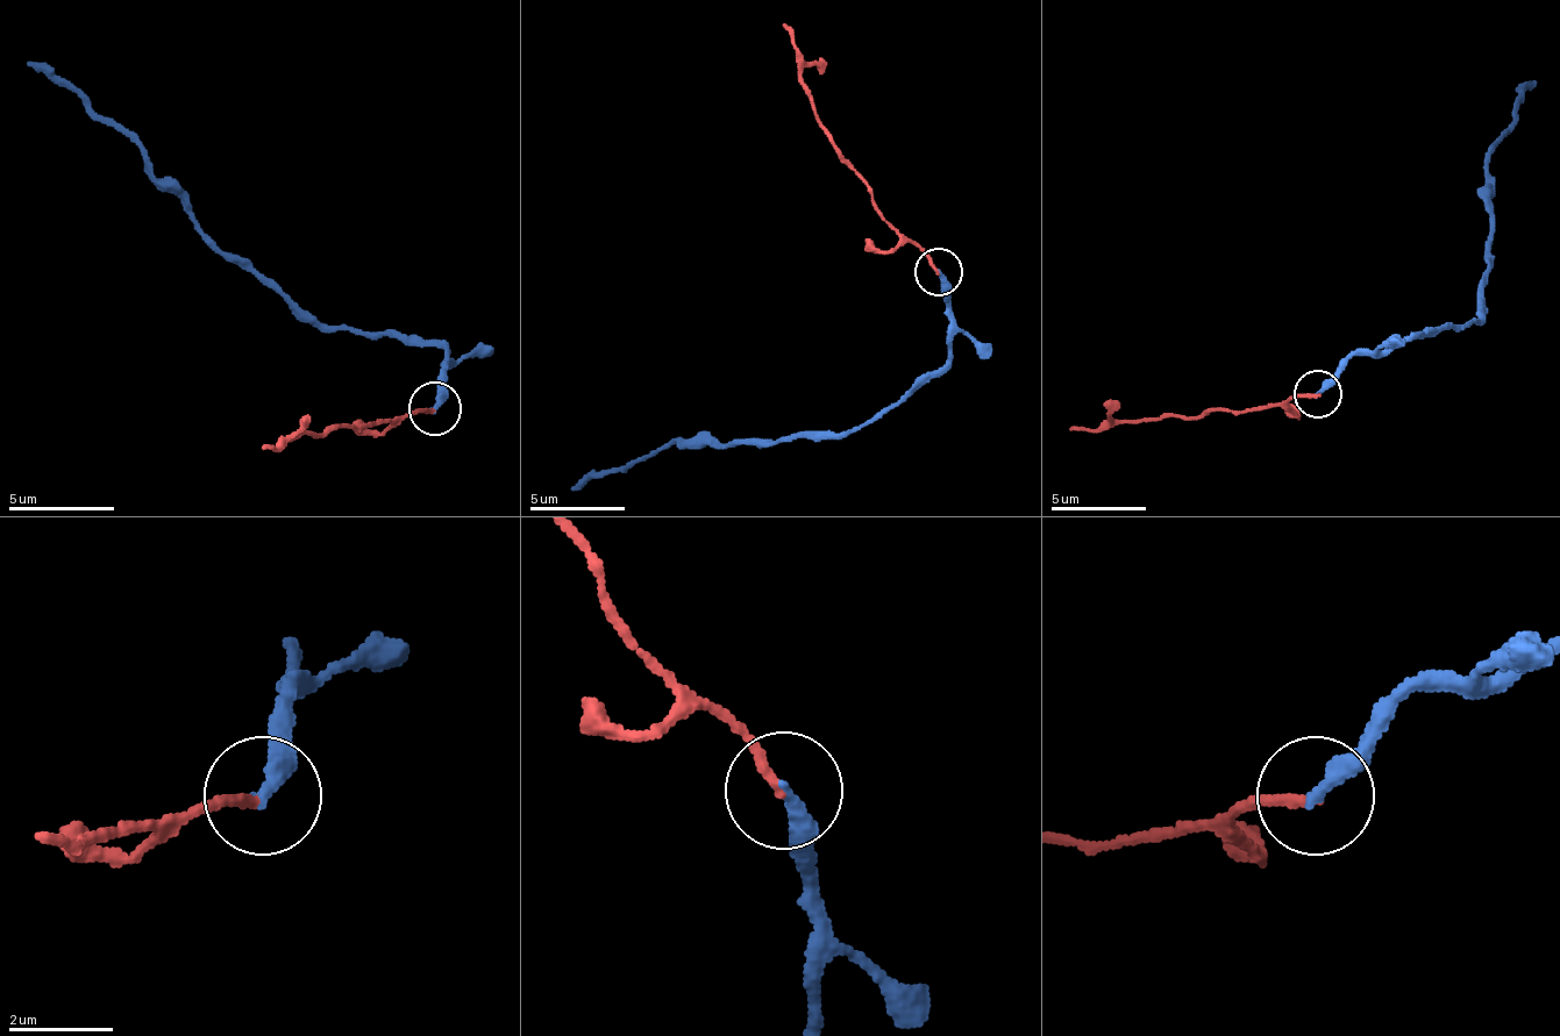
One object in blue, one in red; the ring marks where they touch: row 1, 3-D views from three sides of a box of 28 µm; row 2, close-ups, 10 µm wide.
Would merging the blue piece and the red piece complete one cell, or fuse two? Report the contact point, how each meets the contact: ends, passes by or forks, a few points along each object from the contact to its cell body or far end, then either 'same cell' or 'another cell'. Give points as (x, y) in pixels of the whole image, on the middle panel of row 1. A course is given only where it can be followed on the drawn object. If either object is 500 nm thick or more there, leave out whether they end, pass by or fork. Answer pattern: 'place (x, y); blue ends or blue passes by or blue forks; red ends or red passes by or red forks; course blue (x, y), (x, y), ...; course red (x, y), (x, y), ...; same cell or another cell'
place (939, 272); blue ends; red ends; course blue (940, 273), (949, 312), (949, 359), (849, 430), (759, 440), (672, 440), (572, 487); course red (935, 273), (921, 249), (873, 201), (873, 187), (816, 115), (792, 35), (783, 26); another cell

